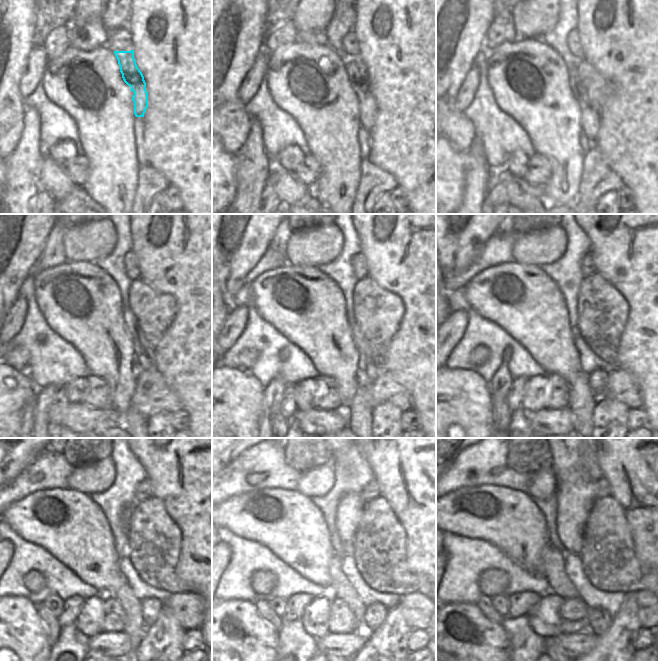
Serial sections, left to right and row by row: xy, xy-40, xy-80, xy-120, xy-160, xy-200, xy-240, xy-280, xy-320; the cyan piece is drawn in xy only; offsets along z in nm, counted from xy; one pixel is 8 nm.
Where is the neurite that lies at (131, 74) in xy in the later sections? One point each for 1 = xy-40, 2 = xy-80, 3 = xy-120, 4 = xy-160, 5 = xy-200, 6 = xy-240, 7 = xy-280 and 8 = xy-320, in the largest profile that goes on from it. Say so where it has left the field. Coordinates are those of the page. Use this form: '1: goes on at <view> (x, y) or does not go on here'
1: goes on at xy-40 (356, 71)
2: goes on at xy-80 (590, 118)
3: goes on at xy-120 (143, 353)
4: goes on at xy-160 (374, 364)
5: goes on at xy-200 (598, 379)
6: goes on at xy-240 (151, 607)
7: goes on at xy-280 (376, 613)
8: goes on at xy-320 (600, 620)

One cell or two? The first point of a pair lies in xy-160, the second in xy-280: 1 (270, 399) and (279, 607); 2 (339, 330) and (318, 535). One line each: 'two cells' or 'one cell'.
1: one cell
2: one cell

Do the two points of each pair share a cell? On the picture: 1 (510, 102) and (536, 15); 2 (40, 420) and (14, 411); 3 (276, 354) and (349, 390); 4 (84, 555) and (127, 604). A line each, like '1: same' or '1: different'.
1: different
2: different
3: different
4: different

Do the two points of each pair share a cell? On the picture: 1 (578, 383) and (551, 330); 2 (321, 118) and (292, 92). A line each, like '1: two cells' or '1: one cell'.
1: two cells
2: one cell

